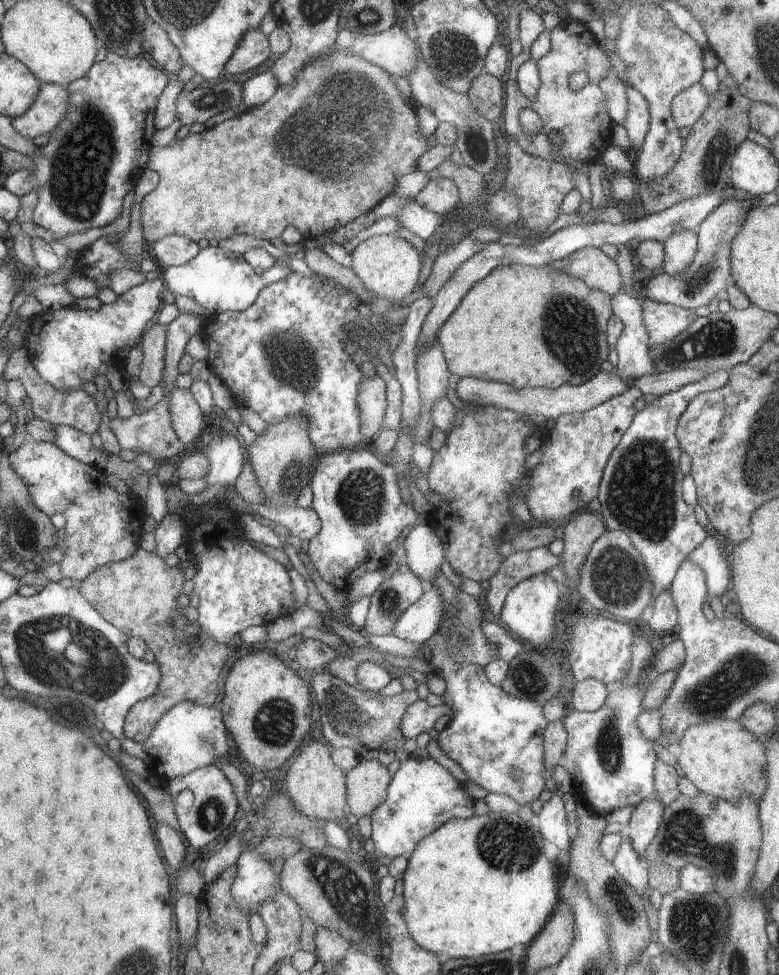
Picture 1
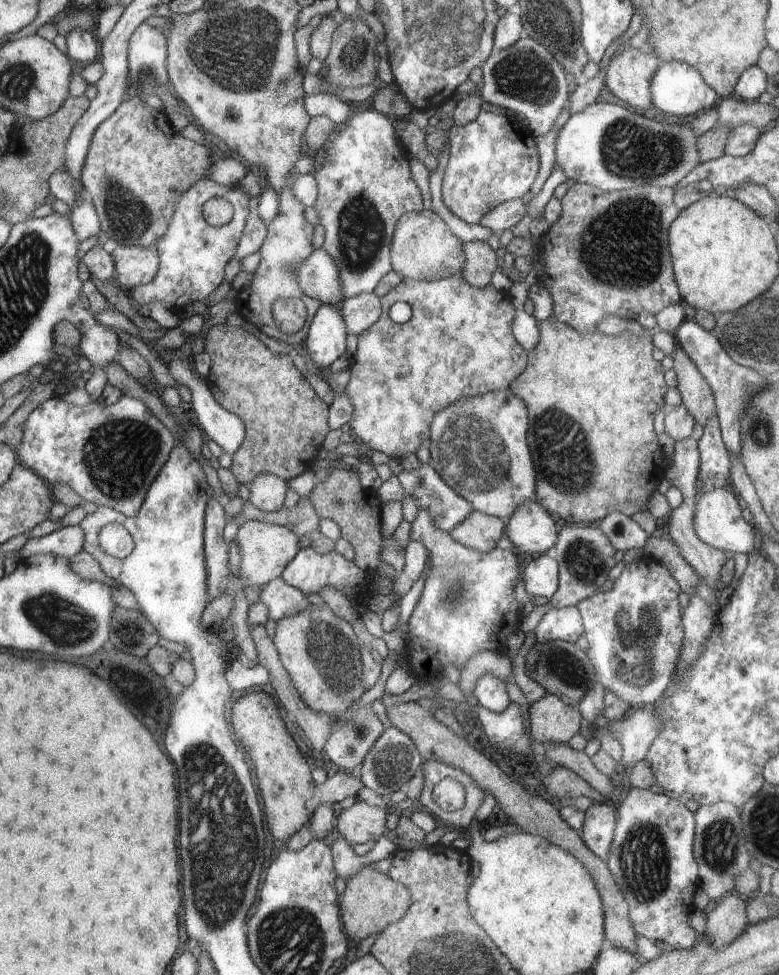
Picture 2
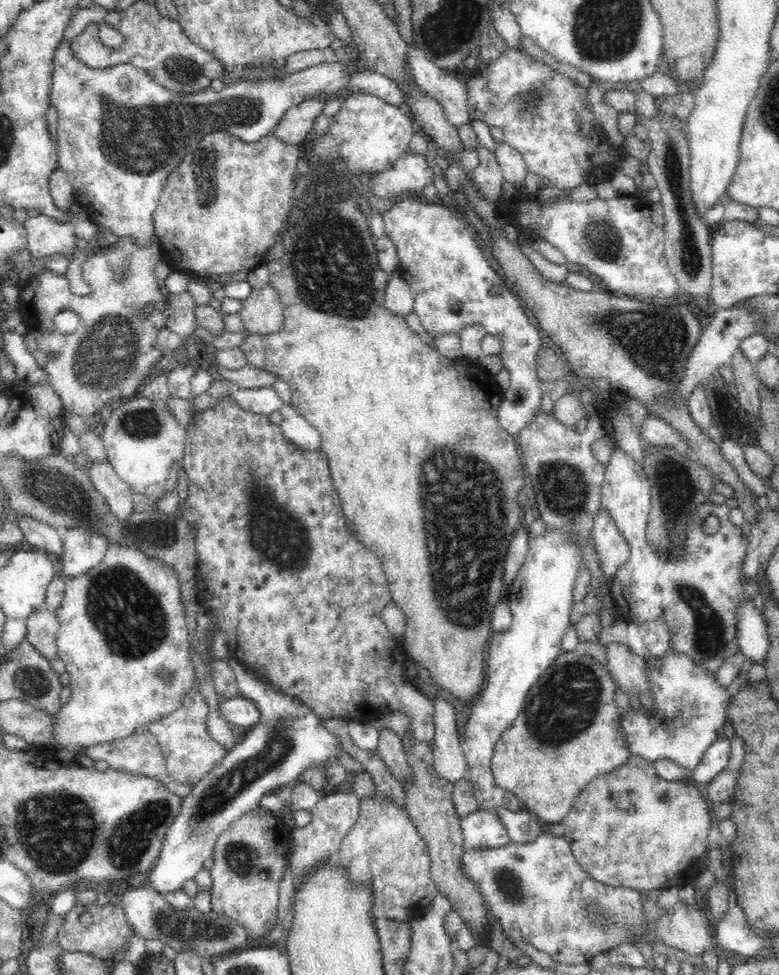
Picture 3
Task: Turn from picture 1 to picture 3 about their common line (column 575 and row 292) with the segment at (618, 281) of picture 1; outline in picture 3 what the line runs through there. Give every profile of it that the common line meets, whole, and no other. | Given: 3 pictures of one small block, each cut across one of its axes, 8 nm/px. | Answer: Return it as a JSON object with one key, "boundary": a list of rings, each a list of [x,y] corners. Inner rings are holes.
{"boundary":[[[270,283],[260,289],[252,288],[250,296],[243,300],[242,304],[242,310],[239,312],[240,318],[250,335],[275,334],[284,328],[284,306],[278,292]]]}

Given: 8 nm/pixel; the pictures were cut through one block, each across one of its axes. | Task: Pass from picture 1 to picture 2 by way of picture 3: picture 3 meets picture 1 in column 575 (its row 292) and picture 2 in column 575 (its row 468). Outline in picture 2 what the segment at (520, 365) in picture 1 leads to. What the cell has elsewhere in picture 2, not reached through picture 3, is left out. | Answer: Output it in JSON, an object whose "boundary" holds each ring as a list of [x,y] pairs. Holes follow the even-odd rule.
{"boundary":[[[548,318],[538,321],[540,341],[534,350],[527,353],[527,368],[516,378],[509,390],[518,396],[528,406],[531,412],[531,428],[528,430],[528,444],[532,444],[532,456],[536,456],[536,468],[540,468],[540,484],[536,484],[534,500],[544,505],[548,512],[558,514],[567,523],[588,523],[598,525],[608,514],[620,512],[632,517],[635,513],[646,511],[648,502],[654,495],[654,490],[664,481],[664,456],[658,446],[658,436],[654,432],[654,414],[664,405],[664,394],[669,389],[664,382],[664,368],[661,362],[652,358],[651,332],[636,336],[632,332],[622,332],[620,336],[604,335],[597,332],[577,332],[574,328]]]}

